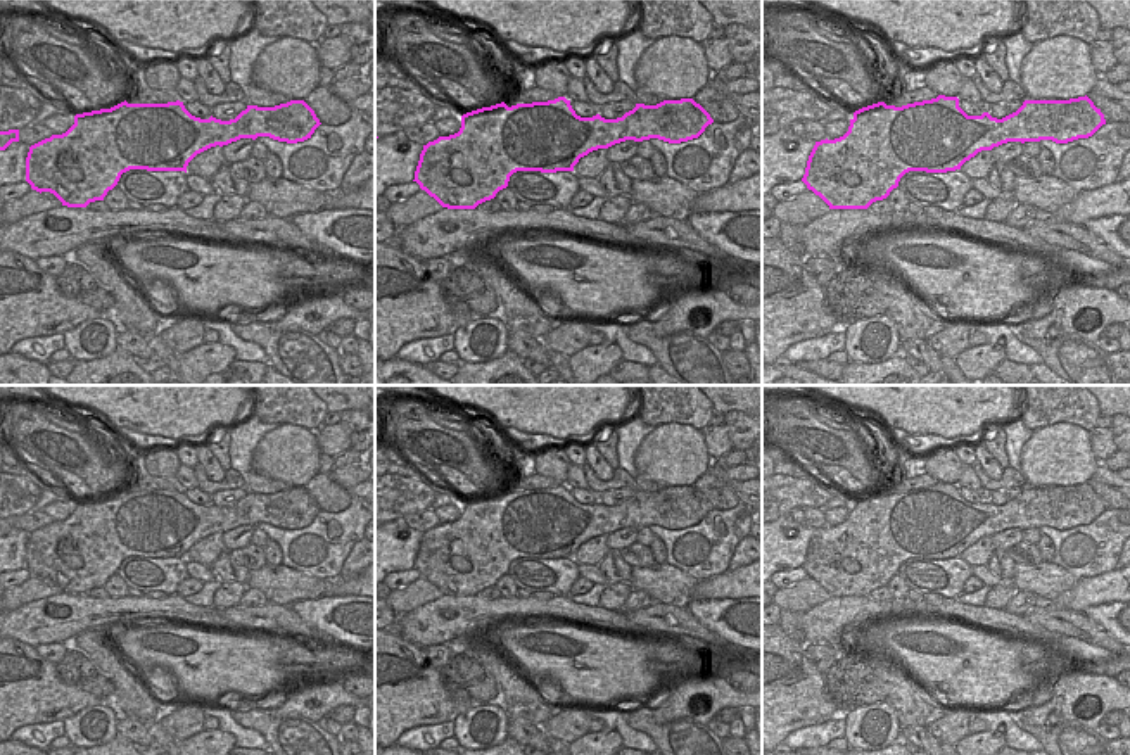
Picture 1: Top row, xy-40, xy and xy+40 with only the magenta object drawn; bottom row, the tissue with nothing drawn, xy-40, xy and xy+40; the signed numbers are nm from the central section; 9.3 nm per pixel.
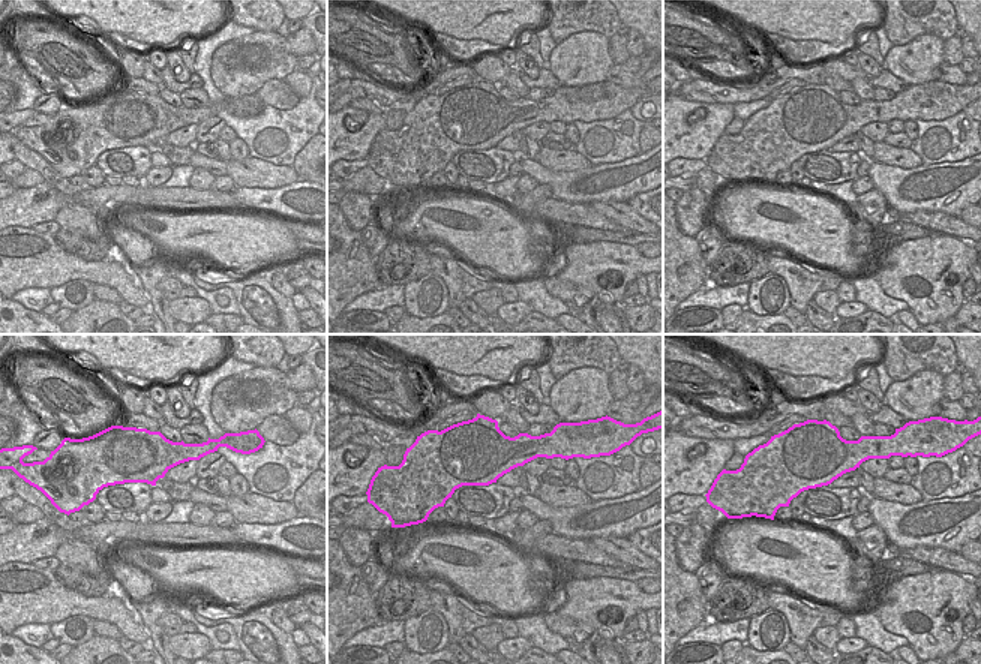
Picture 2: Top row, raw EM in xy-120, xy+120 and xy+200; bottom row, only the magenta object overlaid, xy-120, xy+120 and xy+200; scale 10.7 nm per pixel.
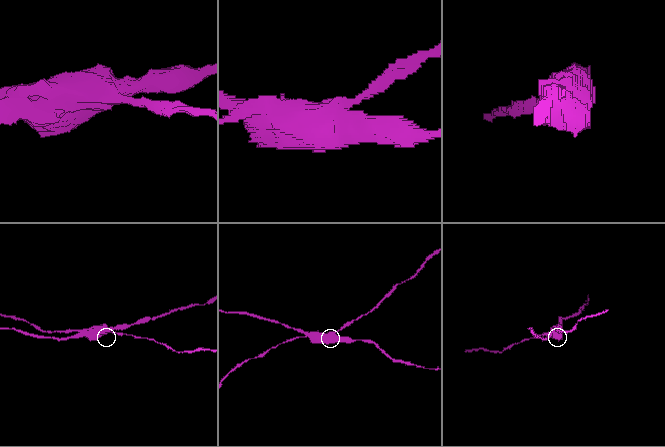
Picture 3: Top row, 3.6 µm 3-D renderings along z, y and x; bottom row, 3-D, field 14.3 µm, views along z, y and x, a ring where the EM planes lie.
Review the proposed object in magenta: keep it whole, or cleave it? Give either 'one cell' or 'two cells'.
two cells

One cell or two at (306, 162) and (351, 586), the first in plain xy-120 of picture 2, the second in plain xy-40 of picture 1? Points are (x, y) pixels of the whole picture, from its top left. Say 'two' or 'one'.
two

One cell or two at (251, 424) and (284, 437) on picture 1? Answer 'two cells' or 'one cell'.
two cells

